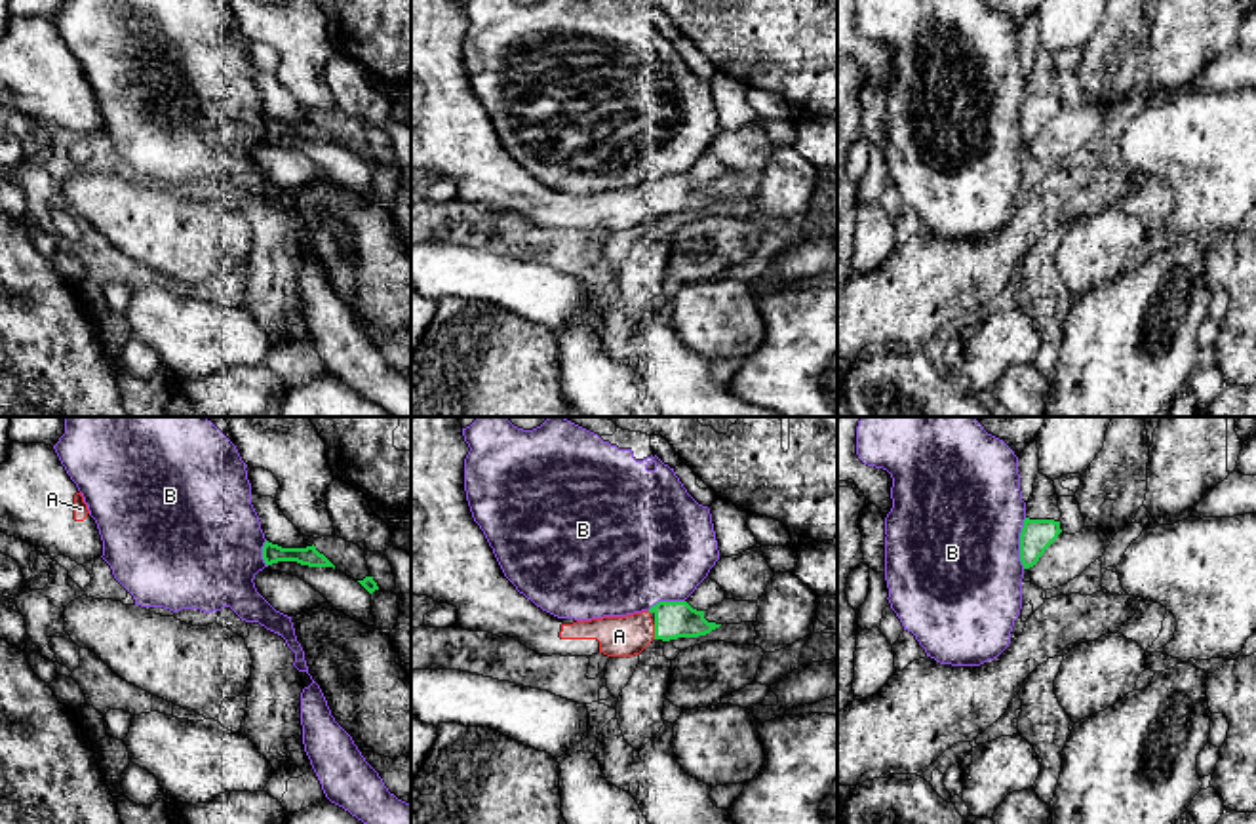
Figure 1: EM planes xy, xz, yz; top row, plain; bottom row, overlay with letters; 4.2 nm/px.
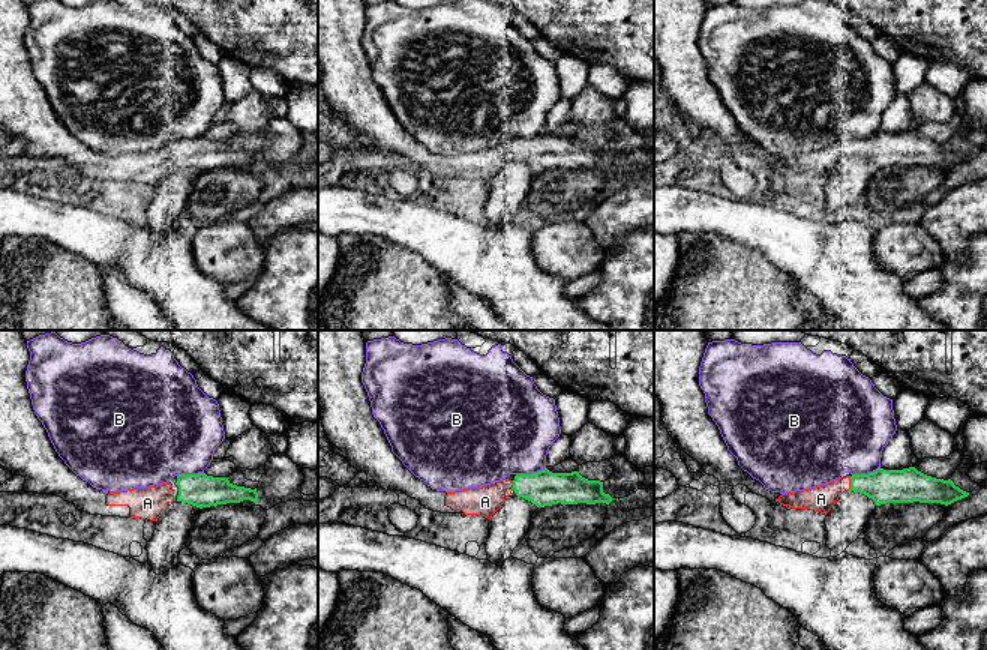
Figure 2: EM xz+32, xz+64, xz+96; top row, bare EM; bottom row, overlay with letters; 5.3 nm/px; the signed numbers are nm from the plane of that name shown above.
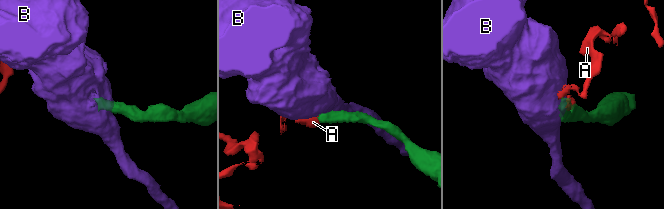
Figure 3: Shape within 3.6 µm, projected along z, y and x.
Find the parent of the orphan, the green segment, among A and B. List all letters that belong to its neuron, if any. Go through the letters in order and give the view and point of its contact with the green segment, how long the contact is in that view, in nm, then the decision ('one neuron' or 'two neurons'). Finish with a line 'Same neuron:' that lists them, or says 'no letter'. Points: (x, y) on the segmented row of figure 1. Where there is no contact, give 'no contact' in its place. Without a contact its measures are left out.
A: xz (655, 632) | 60 nm | one neuron
B: yz (1020, 543) | 220 nm | two neurons
Same neuron: A

